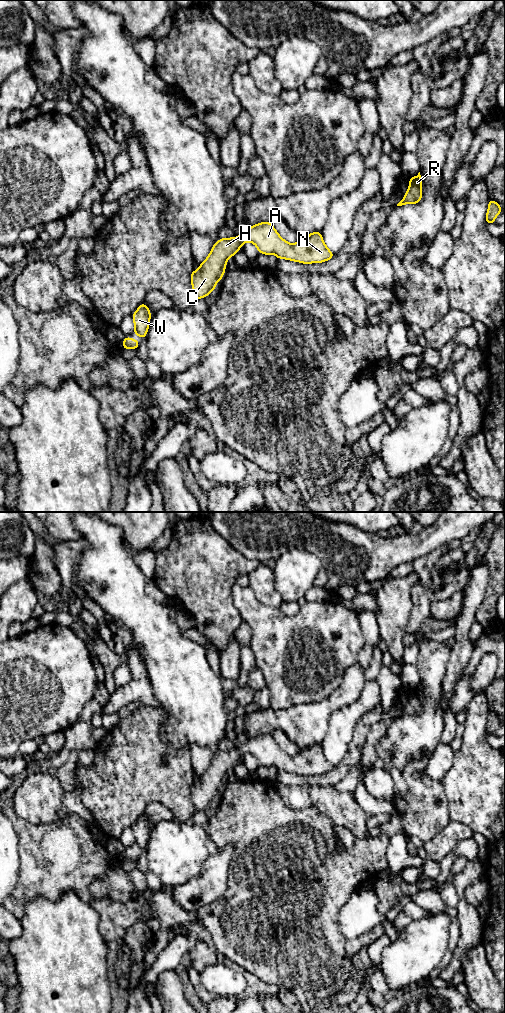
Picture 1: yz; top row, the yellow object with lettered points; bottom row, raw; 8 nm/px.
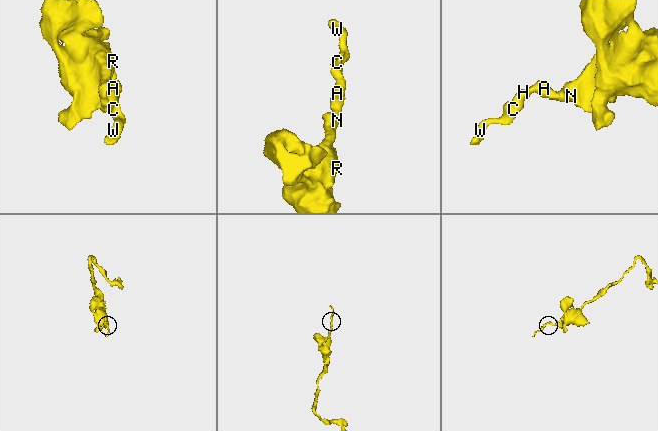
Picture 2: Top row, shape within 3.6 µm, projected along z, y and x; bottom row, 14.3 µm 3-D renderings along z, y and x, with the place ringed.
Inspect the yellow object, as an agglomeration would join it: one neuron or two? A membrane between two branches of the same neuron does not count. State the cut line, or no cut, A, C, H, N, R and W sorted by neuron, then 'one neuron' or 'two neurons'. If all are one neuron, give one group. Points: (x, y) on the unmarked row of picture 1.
cut none; groups A C H N R W; one neuron

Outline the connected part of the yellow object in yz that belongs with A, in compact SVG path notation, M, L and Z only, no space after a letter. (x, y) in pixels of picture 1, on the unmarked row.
M260 734L248 739L238 749L221 750L213 757L207 770L199 776L199 781L191 785L193 816L214 803L224 788L228 770L234 769L246 754L252 754L261 766L274 766L278 771L303 776L326 774L335 767L326 758L320 743L290 756L279 747L272 735Z

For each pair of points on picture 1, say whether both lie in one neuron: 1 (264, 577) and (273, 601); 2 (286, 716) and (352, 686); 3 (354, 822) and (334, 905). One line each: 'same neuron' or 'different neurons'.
1: same neuron
2: same neuron
3: different neurons

